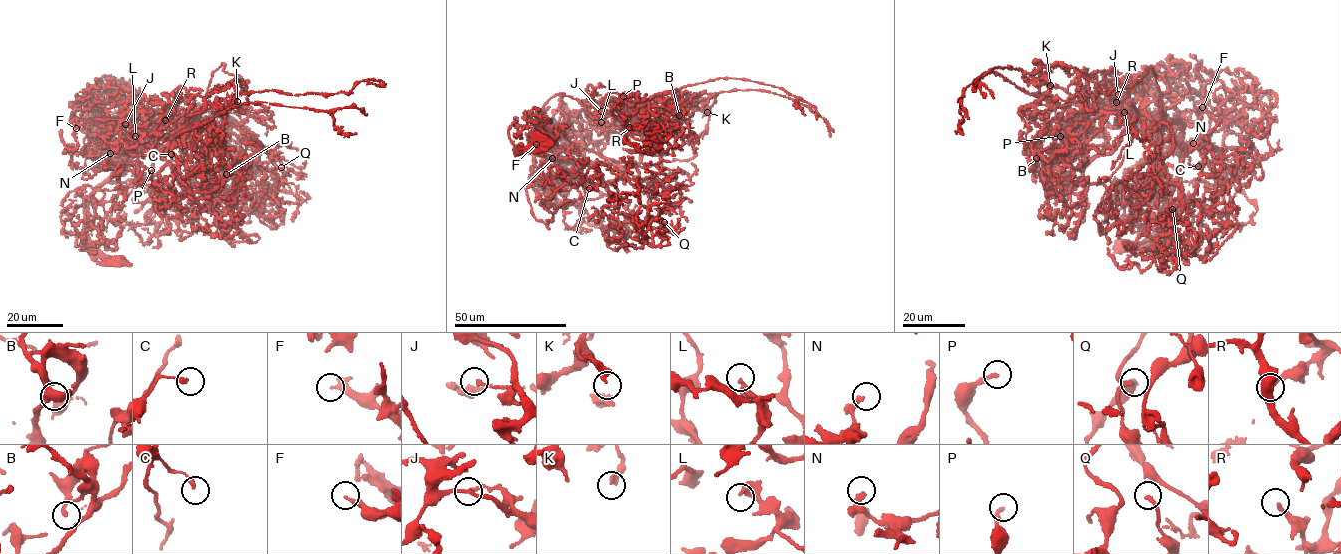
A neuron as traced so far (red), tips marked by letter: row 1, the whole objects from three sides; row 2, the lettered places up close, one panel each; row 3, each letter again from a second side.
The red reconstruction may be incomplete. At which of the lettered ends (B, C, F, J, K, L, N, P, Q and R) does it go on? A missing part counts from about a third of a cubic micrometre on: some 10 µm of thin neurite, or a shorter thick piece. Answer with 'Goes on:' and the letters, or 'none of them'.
Goes on: none of them

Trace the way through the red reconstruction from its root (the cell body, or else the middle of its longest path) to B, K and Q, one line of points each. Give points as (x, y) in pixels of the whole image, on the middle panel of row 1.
B: (542, 143), (515, 155), (632, 167), (653, 149), (657, 134), (647, 127), (667, 125), (696, 94), (679, 115)
K: (542, 143), (515, 155), (532, 150), (643, 168), (687, 161), (705, 130), (714, 94), (707, 112)
Q: (542, 143), (515, 155), (532, 150), (615, 165), (630, 178), (652, 184), (651, 201), (664, 222)

